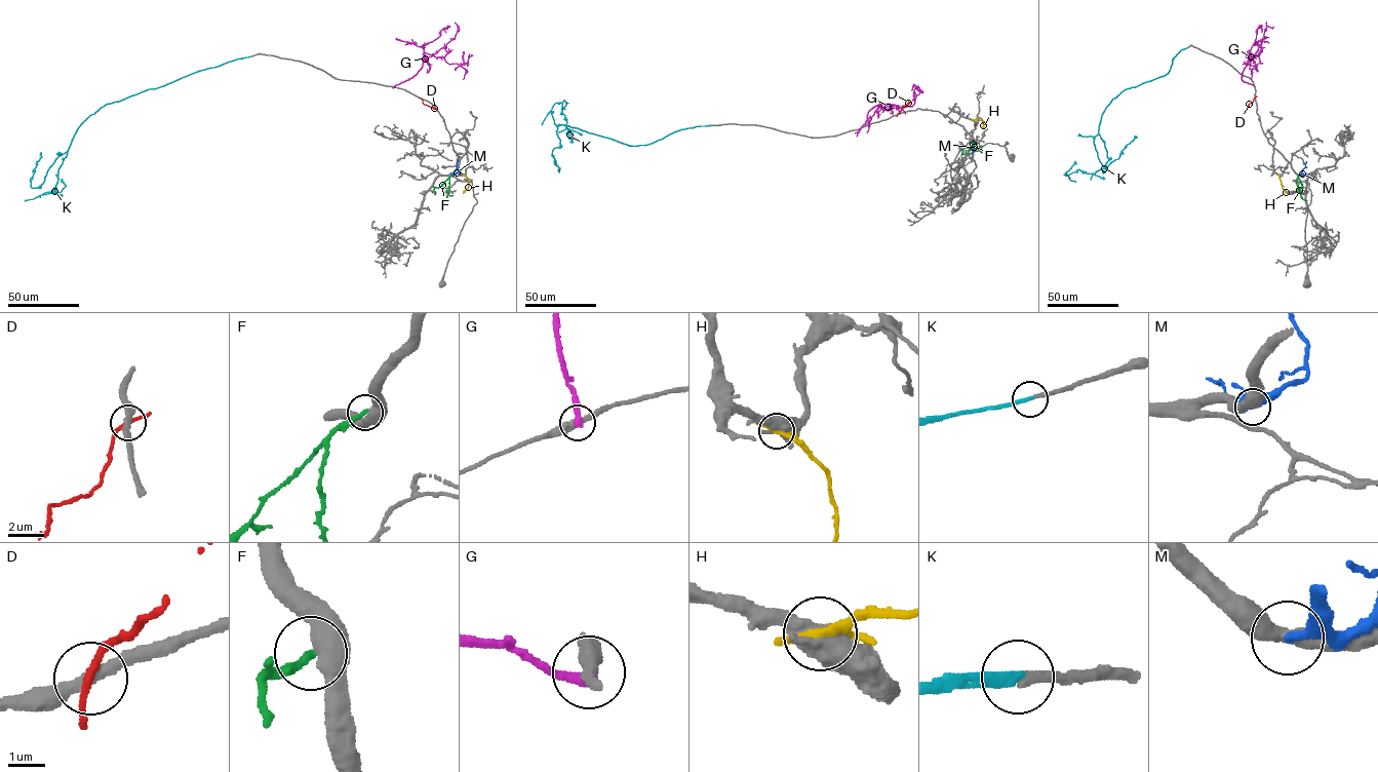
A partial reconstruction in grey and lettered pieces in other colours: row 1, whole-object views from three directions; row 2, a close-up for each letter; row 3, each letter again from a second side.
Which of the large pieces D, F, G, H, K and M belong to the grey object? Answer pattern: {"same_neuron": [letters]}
{"same_neuron": ["K"]}

